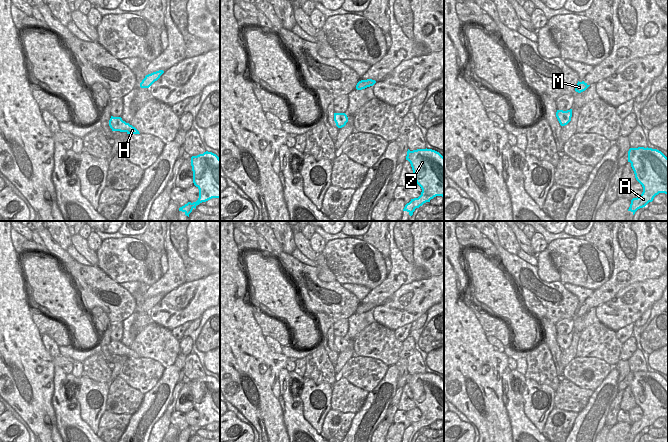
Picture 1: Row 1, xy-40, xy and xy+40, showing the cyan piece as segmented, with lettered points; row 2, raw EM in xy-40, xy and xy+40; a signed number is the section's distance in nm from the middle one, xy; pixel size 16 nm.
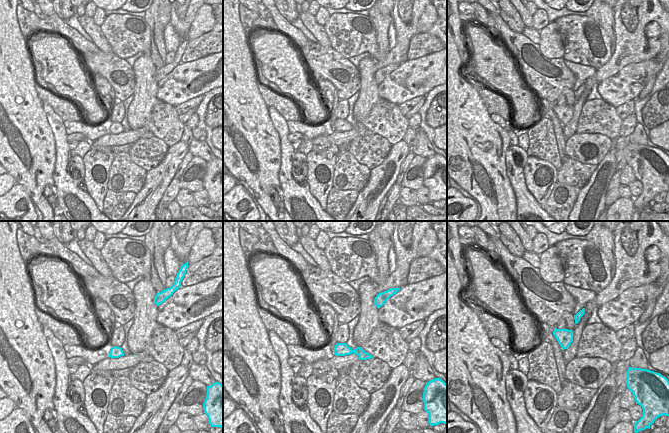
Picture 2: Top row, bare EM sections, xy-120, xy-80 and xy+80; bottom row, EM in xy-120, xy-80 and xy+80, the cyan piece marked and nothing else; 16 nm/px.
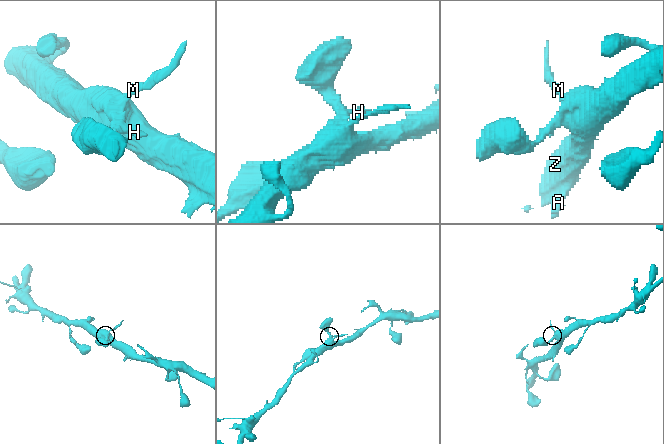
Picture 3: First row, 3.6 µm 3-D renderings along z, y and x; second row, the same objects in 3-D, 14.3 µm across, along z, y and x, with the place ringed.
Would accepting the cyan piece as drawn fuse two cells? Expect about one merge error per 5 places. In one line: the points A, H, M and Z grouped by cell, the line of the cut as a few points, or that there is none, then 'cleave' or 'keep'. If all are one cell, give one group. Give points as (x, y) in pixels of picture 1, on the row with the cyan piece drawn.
groups A H M Z; cut none; keep

